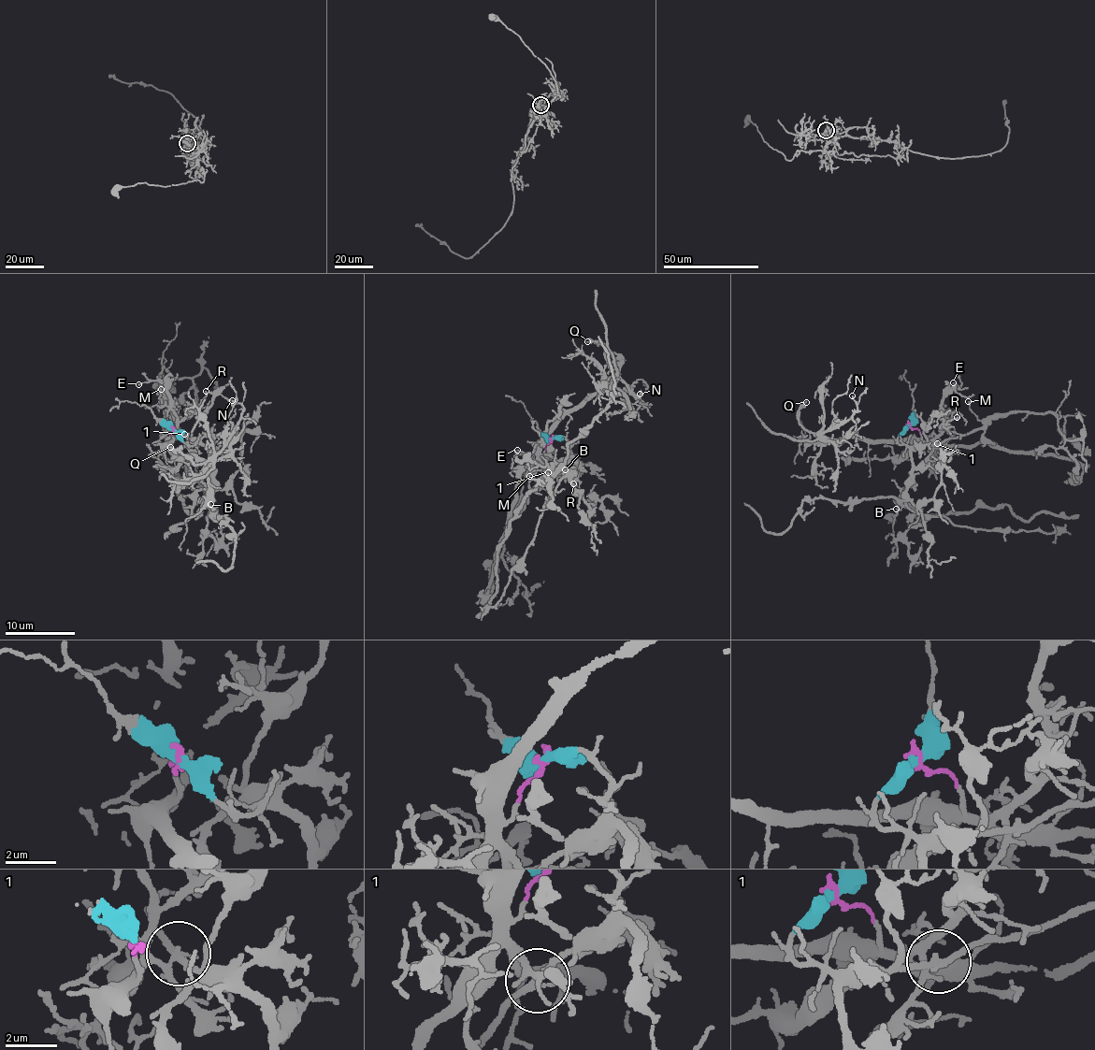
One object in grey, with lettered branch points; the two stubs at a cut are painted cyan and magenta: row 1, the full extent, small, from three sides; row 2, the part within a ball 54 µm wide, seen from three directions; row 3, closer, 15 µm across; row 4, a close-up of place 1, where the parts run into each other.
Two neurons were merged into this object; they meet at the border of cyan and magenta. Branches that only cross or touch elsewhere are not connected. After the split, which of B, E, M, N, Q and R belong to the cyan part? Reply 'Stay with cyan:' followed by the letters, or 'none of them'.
Stay with cyan: B, M

